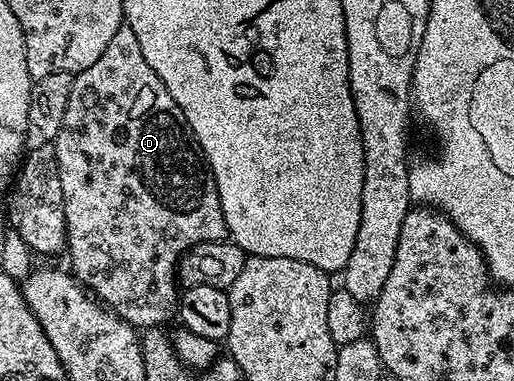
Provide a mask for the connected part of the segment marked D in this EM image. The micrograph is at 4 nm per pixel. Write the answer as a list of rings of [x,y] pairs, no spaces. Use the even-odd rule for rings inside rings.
[[[123,25],[116,29],[112,41],[108,41],[104,53],[99,59],[88,65],[88,69],[79,71],[74,76],[72,93],[68,97],[68,110],[64,112],[64,125],[60,133],[52,140],[58,172],[60,173],[60,189],[64,193],[64,217],[66,218],[66,251],[70,255],[70,267],[75,279],[98,300],[99,303],[115,311],[120,318],[135,329],[148,327],[162,327],[176,315],[176,308],[180,298],[180,284],[178,281],[178,261],[183,253],[192,249],[198,243],[217,243],[227,238],[224,209],[220,209],[220,193],[216,189],[214,175],[202,156],[200,145],[184,117],[180,113],[180,105],[172,101],[172,93],[164,89],[164,81],[156,77],[156,69],[148,65],[144,52],[140,50],[140,40],[132,29]]]

